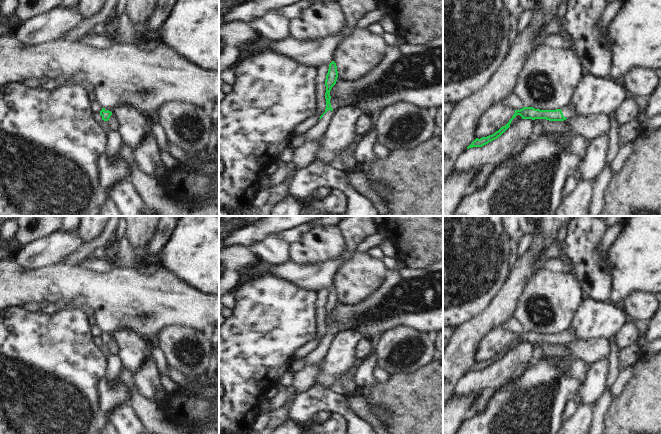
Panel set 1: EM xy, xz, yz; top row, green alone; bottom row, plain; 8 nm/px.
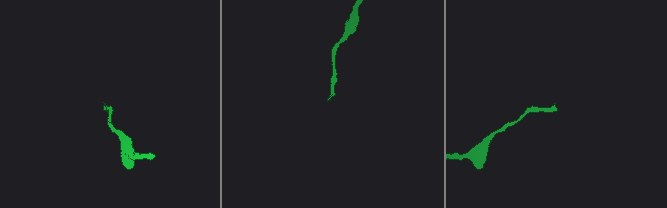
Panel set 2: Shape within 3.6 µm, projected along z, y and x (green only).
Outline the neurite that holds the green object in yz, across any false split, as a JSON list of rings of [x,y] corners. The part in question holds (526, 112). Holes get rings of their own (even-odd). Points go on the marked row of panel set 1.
[[[571,101],[566,106],[564,106],[562,109],[556,109],[556,110],[540,110],[535,109],[533,107],[523,107],[520,110],[515,110],[514,115],[509,120],[509,122],[501,127],[498,131],[496,131],[494,134],[489,135],[487,137],[482,137],[480,139],[476,138],[468,147],[482,147],[489,142],[497,139],[500,137],[509,127],[512,122],[512,120],[517,116],[520,115],[522,119],[546,119],[549,121],[564,121],[566,119],[569,119],[571,117],[578,117],[580,116],[580,112],[577,109],[576,104]]]

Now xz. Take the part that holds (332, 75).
[[[334,61],[329,64],[328,73],[326,75],[325,86],[326,86],[326,109],[325,112],[320,116],[319,122],[312,127],[305,135],[306,141],[305,144],[311,141],[318,140],[324,137],[332,124],[335,112],[333,111],[330,103],[330,91],[332,87],[336,84],[338,78],[337,66]]]

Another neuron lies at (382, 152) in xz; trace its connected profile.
[[[377,140],[375,147],[376,147],[376,158],[386,159],[390,156],[391,150],[384,144],[379,143]]]

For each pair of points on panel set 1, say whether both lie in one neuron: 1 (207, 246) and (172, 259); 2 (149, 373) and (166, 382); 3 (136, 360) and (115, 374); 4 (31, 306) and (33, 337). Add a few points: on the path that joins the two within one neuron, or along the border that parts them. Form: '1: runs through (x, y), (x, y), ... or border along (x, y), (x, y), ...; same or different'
1: runs through (198, 252), (181, 256); same
2: border along (159, 374), (162, 386); different
3: border along (118, 355), (124, 366); different
4: border along (21, 306), (31, 312), (39, 311); different

